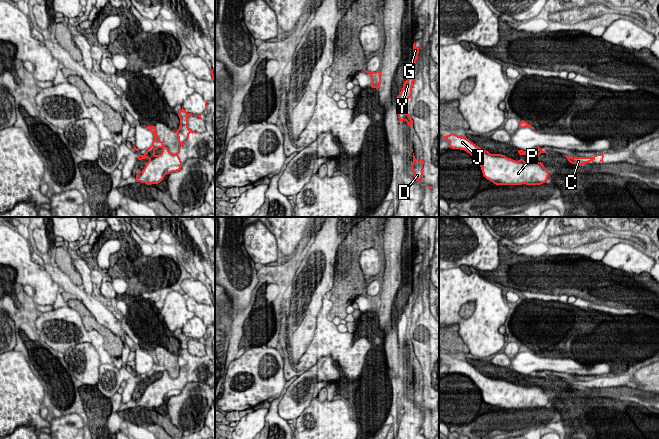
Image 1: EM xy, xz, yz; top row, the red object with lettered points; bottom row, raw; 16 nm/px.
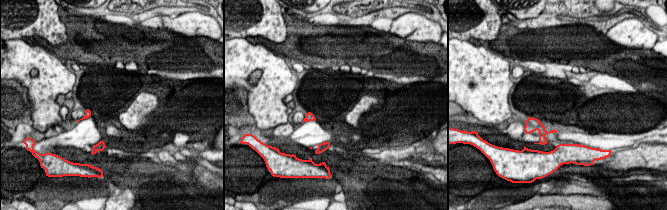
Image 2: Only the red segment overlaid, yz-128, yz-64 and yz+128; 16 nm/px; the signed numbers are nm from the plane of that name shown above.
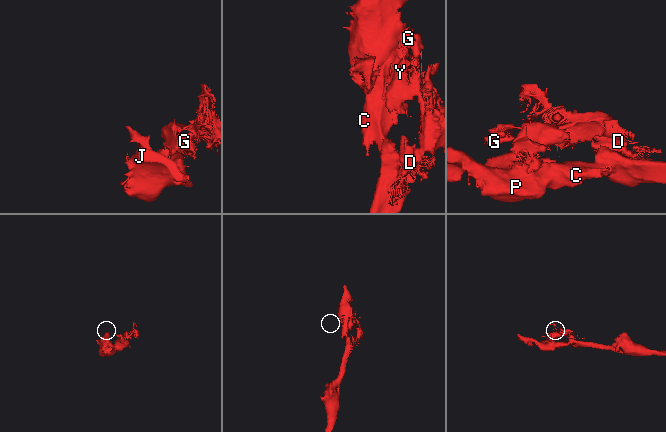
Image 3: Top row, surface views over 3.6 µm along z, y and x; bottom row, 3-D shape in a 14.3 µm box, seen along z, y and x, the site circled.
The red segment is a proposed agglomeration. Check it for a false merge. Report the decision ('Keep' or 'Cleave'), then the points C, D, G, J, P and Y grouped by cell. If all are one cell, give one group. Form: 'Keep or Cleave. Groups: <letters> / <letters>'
Keep. Groups: C D G J P Y

